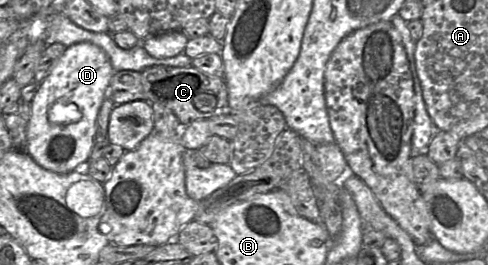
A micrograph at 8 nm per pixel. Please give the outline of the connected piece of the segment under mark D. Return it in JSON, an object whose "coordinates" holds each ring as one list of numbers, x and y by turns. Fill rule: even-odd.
{"coordinates":[[80,42,66,48,31,101,25,151,39,166,69,173,88,161,95,144,97,116,114,73,107,54,97,45]]}

